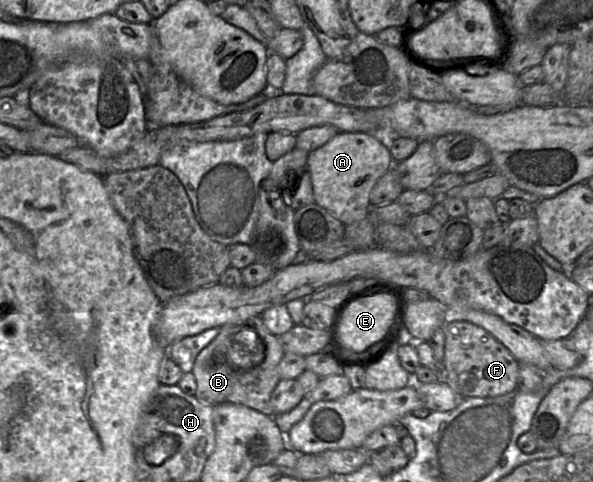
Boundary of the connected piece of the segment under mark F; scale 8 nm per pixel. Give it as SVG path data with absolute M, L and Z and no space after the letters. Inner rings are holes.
M466 321L444 325L446 381L463 398L496 397L519 388L520 363L484 328Z

